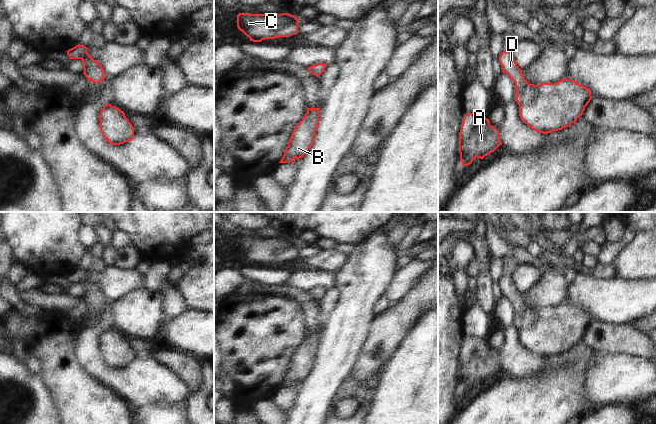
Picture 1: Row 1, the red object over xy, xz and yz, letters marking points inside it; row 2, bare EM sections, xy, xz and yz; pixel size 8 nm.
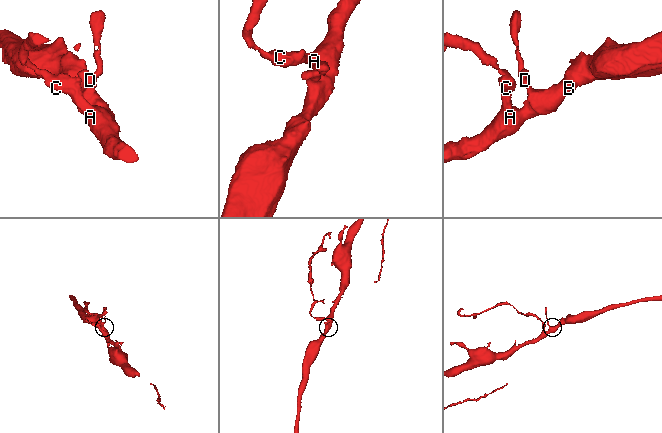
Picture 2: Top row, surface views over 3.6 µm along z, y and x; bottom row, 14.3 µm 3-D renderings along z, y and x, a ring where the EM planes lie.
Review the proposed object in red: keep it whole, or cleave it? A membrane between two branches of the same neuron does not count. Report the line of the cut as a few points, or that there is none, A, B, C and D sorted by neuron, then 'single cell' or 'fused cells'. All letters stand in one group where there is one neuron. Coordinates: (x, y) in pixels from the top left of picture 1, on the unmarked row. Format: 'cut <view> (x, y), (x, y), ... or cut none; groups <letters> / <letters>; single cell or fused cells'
cut none; groups A B C D; single cell

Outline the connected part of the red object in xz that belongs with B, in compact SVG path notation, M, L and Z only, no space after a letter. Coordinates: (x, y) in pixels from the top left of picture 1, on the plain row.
M308 332L305 340L294 352L288 370L279 387L293 386L302 382L314 367L316 352L319 349L320 332Z

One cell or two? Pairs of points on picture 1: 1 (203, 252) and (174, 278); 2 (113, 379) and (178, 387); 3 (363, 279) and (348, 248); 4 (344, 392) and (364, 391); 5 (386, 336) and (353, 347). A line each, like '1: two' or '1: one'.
1: one
2: one
3: two
4: one
5: two

